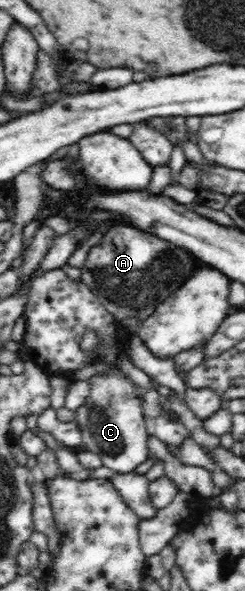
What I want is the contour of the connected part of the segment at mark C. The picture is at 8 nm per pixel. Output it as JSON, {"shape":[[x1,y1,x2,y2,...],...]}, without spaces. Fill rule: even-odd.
{"shape":[[118,369,115,373,108,375,100,375,99,377,92,377,88,379,90,383,90,394,88,400,74,410,75,420,82,431,82,443,86,446,86,450,97,454,102,461,102,464,116,473,132,473,136,470,136,466,140,466,142,462,149,459,148,443,146,443,149,436,146,430,146,421,144,420,144,413,142,410,143,396,146,389,134,385,124,373]]}

